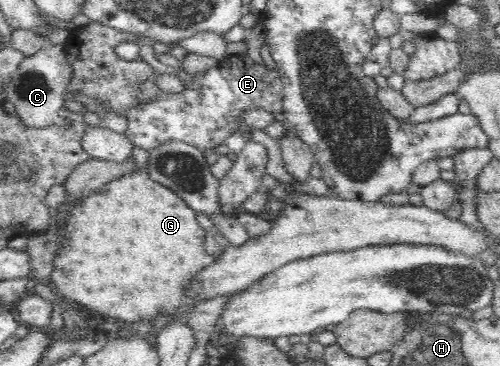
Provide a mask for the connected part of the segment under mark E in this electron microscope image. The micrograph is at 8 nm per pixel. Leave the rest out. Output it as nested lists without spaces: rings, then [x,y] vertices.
[[[236,54],[208,71],[190,75],[193,80],[183,83],[182,92],[162,92],[158,100],[128,110],[125,136],[130,143],[149,152],[164,142],[182,140],[206,153],[225,144],[227,138],[239,130],[236,122],[240,122],[244,110],[259,106],[273,114],[282,113],[283,88],[278,66],[273,70],[254,64],[247,54]]]

